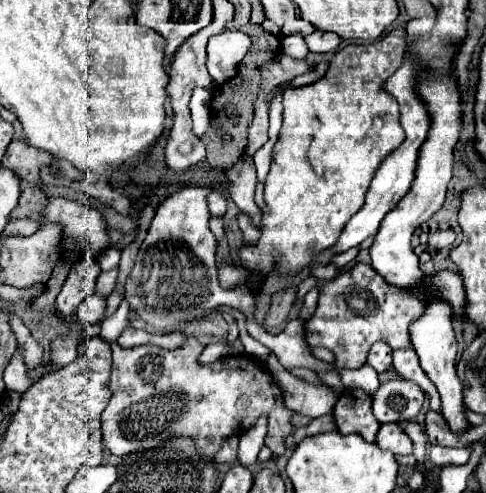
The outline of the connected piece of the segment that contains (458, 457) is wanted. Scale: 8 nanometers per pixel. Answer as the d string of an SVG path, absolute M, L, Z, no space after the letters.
M432 445L428 459L434 467L448 467L448 465L466 465L470 459L470 449L468 447L440 447L440 445Z

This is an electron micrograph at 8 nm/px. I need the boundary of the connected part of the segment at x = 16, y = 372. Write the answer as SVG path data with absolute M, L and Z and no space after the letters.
M18 347L18 351L14 353L10 365L6 367L4 371L4 383L6 383L6 389L14 389L14 391L26 391L28 389L28 367L24 363L24 353L22 353L22 347Z

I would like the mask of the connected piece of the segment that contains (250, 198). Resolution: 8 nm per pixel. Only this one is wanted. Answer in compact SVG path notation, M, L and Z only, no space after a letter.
M244 157L226 173L228 175L228 185L230 185L230 197L238 205L242 213L246 213L254 227L260 229L262 223L262 209L254 203L254 187L256 187L256 169L252 161L246 161Z

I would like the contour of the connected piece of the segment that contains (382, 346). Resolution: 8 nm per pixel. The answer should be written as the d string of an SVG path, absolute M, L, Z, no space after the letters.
M374 343L370 353L368 353L368 361L370 367L374 367L378 373L384 373L392 367L392 349L386 343Z

